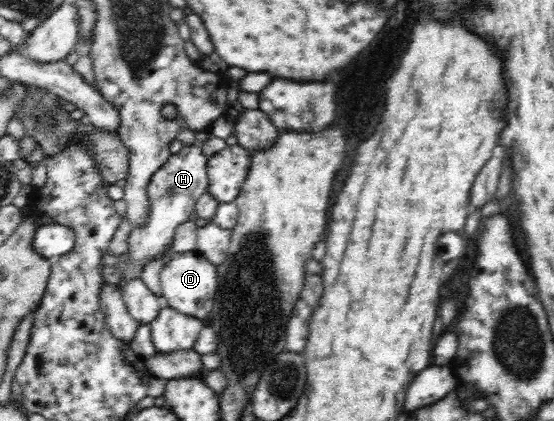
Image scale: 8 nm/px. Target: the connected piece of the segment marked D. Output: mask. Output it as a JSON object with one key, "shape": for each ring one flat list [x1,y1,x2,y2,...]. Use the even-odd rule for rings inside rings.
{"shape":[[171,250,170,260,160,272,162,301,177,312,187,313,189,316,199,317,208,321,213,311,214,297,218,292,217,264,213,264,207,257,197,251,175,252]]}

